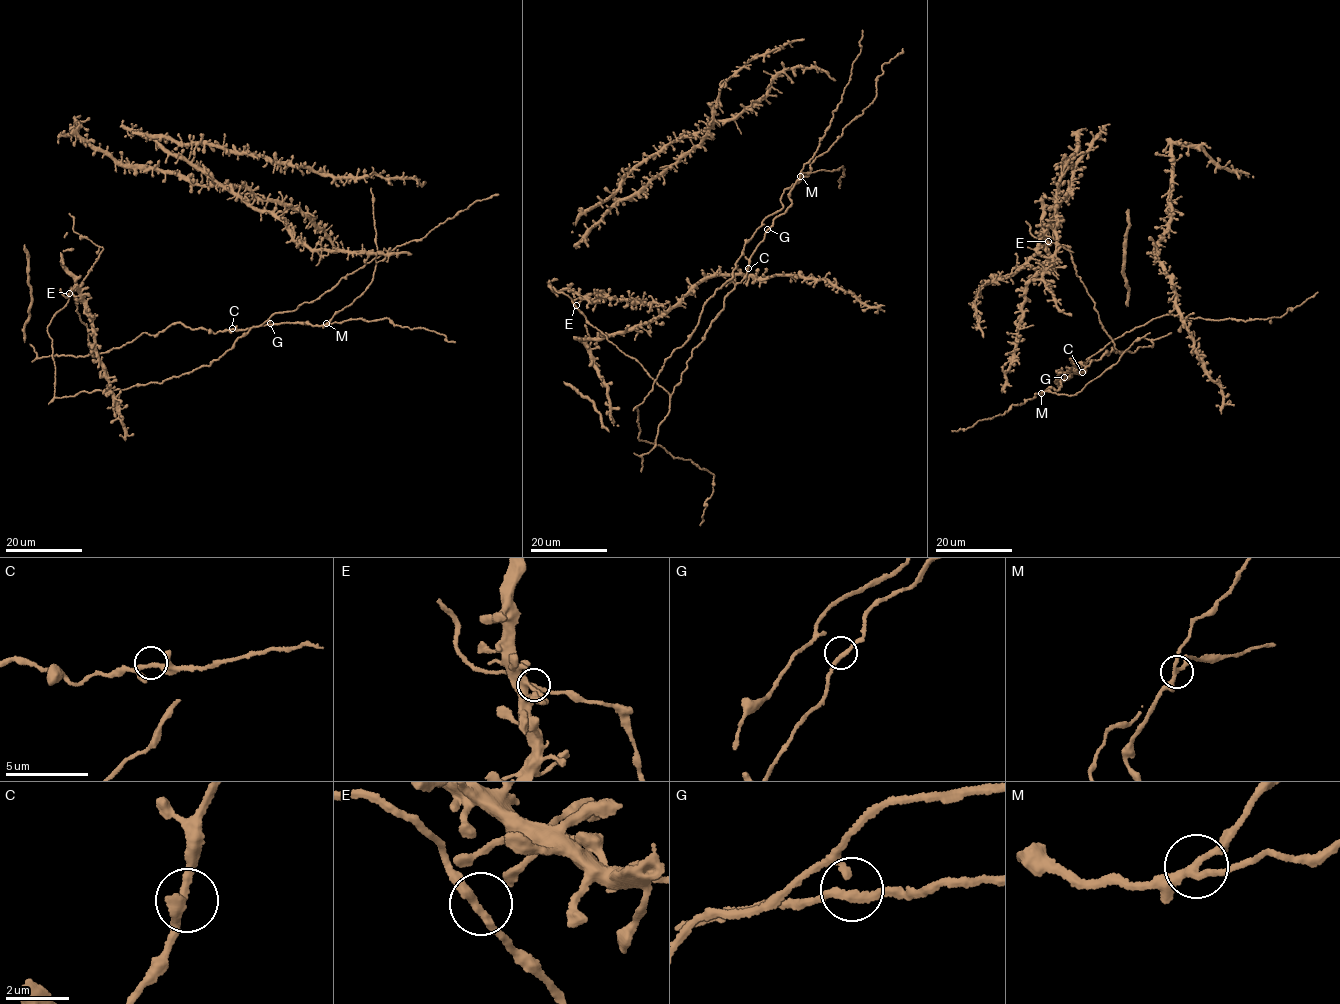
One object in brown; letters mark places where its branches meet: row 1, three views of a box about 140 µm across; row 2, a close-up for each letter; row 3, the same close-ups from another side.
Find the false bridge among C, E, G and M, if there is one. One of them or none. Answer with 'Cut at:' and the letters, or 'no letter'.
Cut at: M

